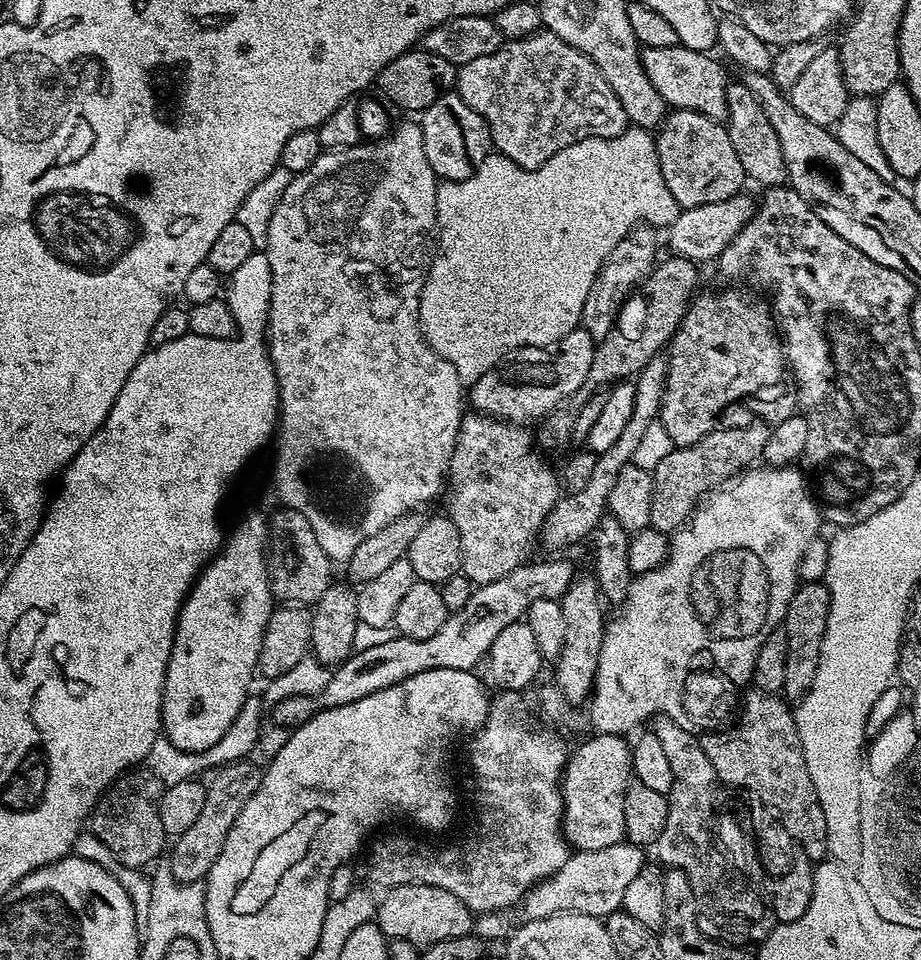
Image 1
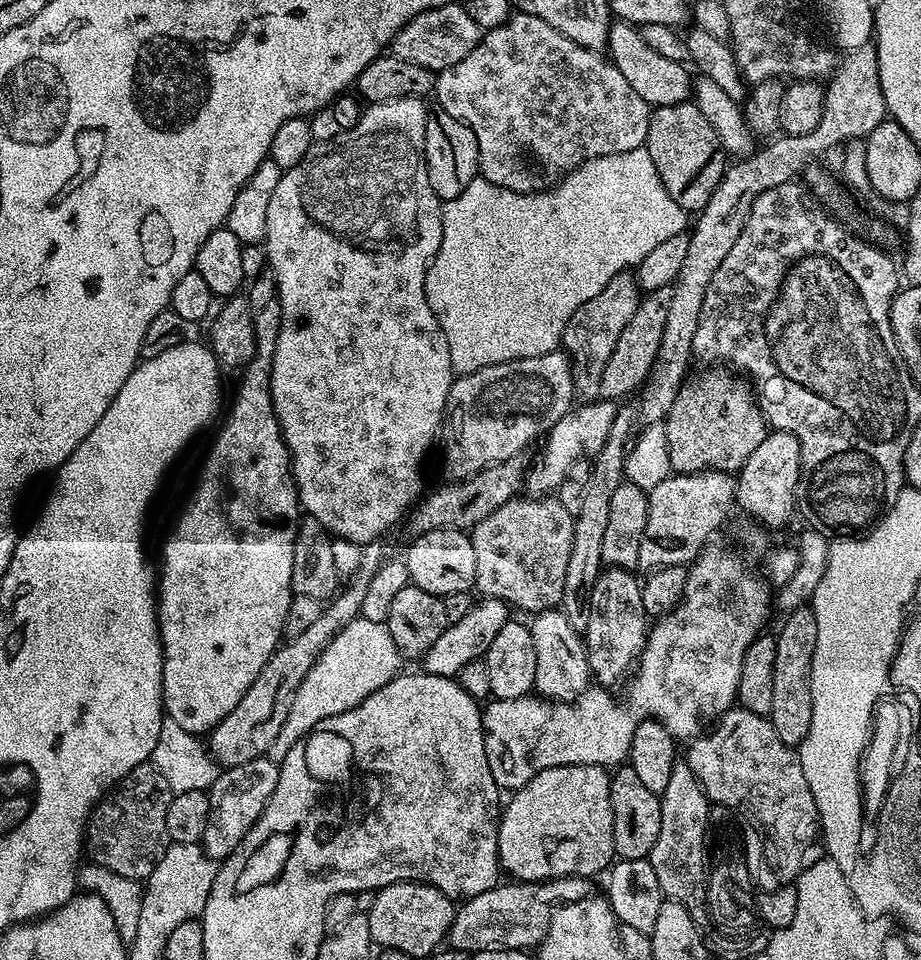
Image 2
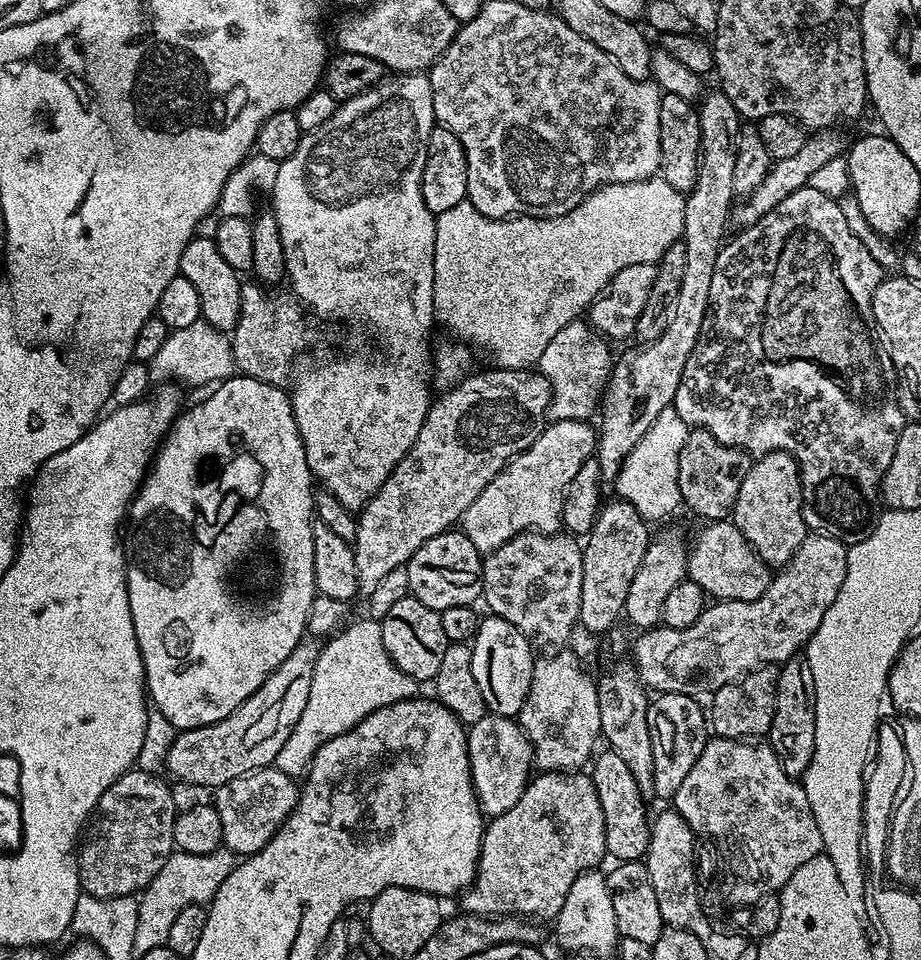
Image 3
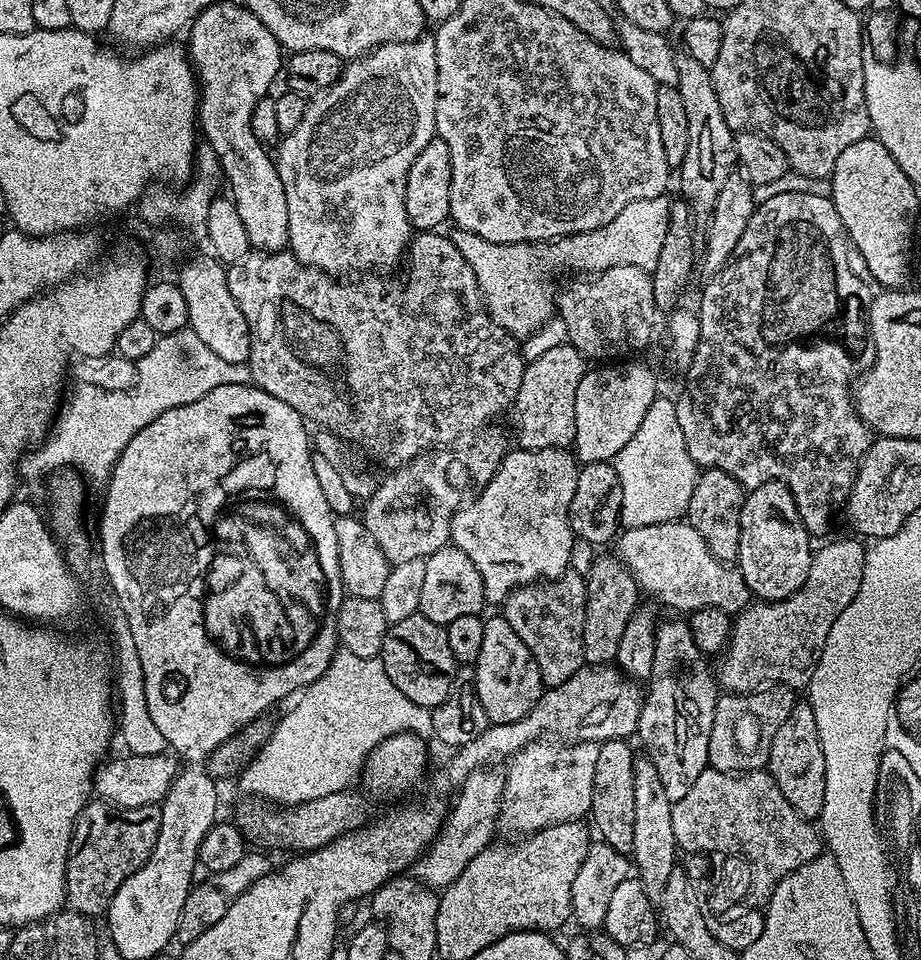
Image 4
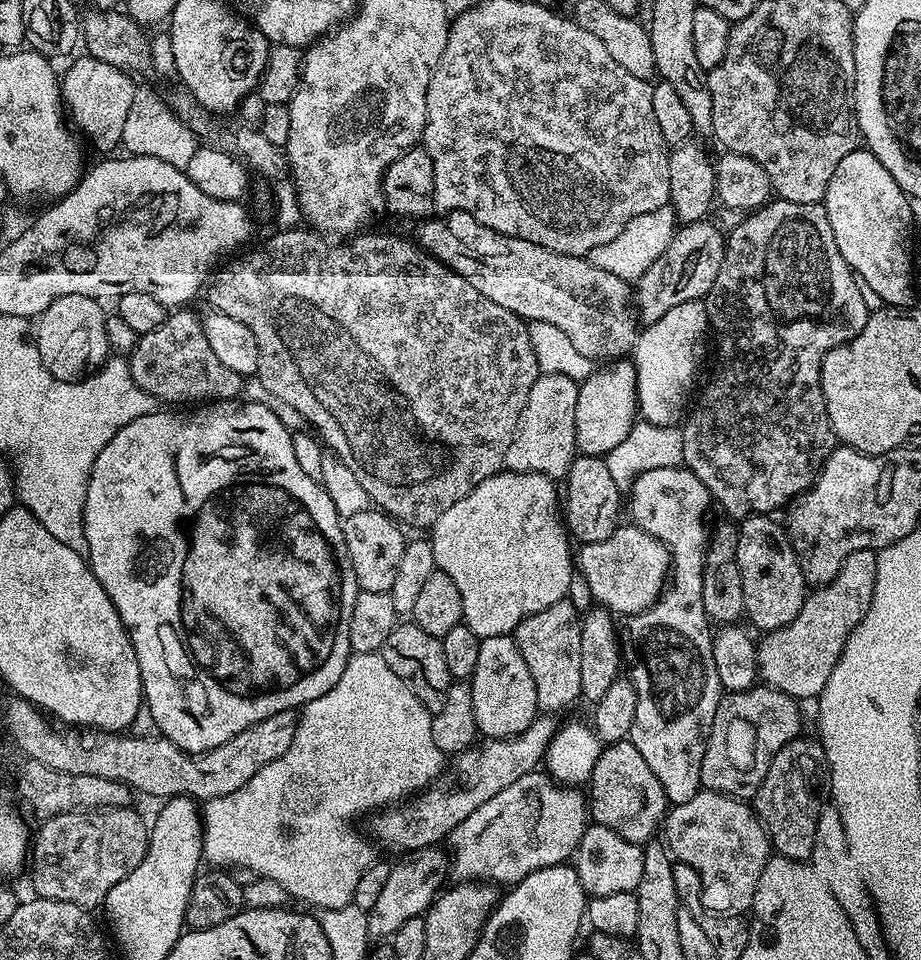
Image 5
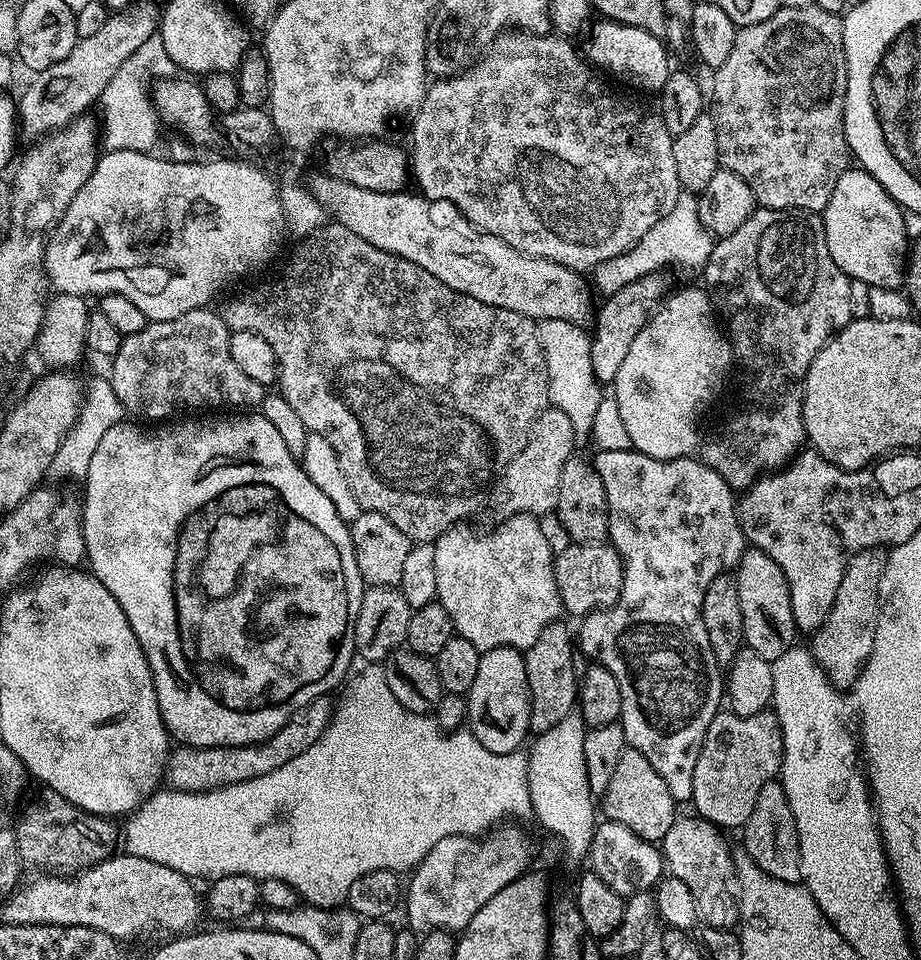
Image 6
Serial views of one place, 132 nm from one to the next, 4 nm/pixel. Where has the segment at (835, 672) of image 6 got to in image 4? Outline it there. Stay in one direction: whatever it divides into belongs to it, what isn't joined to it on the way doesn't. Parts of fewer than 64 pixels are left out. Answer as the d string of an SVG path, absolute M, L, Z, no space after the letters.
M859 539L832 540L815 549L810 562L810 574L806 574L806 582L790 598L752 602L743 612L733 619L732 633L728 639L726 651L719 657L720 665L715 665L714 676L719 687L728 694L757 692L775 684L784 684L793 690L807 689L812 681L814 670L818 666L818 658L822 658L822 650L826 646L826 638L830 635L830 626L854 602L854 594L858 594L858 586L862 586L862 570L864 569L865 545Z

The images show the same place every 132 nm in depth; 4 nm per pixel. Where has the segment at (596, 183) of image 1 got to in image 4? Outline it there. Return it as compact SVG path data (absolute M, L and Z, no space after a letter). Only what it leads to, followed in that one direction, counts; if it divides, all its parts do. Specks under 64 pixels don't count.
M664 196L658 198L646 198L642 202L630 202L630 206L626 206L626 210L622 210L622 214L618 214L618 218L614 218L614 222L606 222L606 226L602 226L598 230L590 230L582 234L574 236L564 236L561 240L549 240L538 244L495 244L494 242L486 242L486 238L478 238L478 234L470 234L469 232L457 231L454 236L455 244L462 252L462 258L466 258L466 262L470 264L470 270L474 270L474 278L478 278L478 287L484 296L484 304L488 308L488 313L494 318L494 322L498 322L498 326L502 326L517 338L523 338L534 334L545 324L546 321L553 319L554 313L558 308L558 288L552 285L552 279L555 278L556 272L572 272L568 274L599 274L610 270L614 266L638 266L639 268L652 269L658 262L658 254L662 251L662 241L666 238L666 226L668 225L668 206L669 201Z

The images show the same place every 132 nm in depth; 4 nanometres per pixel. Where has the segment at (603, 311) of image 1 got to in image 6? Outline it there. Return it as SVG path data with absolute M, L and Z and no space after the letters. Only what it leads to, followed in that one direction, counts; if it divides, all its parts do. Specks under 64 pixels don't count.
M548 406L543 412L536 415L536 420L532 423L532 429L528 435L528 444L522 446L520 453L508 463L506 470L490 489L490 496L494 504L496 500L497 517L507 518L517 516L519 512L526 512L529 516L544 518L547 512L548 515L555 513L562 466L566 466L566 462L577 451L576 444L578 444L578 438L574 434L574 428L570 426L570 418L566 418L566 414L562 414L562 410Z

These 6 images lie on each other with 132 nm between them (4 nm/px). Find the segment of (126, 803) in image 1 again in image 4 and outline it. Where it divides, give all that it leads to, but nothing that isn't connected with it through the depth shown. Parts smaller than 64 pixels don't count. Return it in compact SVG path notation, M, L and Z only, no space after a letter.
M107 802L85 804L68 847L64 891L67 907L89 918L103 917L118 888L150 858L158 841L159 820L160 810L155 804L137 808L114 808Z

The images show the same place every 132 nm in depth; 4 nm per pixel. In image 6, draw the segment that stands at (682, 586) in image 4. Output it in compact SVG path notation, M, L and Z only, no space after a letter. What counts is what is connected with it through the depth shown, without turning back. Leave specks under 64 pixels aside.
M569 543L555 553L554 578L558 582L560 602L565 613L583 618L590 612L611 608L620 596L624 585L624 562L611 543L574 544Z

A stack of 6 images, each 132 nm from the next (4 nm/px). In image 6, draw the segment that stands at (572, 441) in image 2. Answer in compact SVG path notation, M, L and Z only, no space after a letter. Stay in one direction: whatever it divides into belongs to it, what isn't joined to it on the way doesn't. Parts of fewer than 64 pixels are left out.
M519 512L517 516L509 516L499 521L493 532L488 532L485 536L479 536L476 532L464 528L468 526L457 526L446 530L435 540L436 549L434 550L434 574L438 581L436 587L436 600L446 610L446 614L450 614L450 622L452 623L455 635L466 638L466 642L472 643L481 653L489 652L495 648L519 648L527 650L530 646L534 646L534 642L538 638L538 634L542 634L542 630L546 630L546 626L557 623L562 616L562 605L560 602L560 594L558 592L558 582L554 578L554 547L548 541L548 536L544 533L544 528L539 519L529 516L526 512Z

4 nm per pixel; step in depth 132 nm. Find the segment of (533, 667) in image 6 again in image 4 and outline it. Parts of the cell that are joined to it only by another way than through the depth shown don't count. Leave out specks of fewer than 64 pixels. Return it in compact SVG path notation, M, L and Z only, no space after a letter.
M569 570L557 580L547 582L537 582L534 584L523 584L520 588L515 588L502 605L502 615L510 626L514 626L514 634L526 642L526 650L534 654L534 662L538 662L538 670L548 688L558 686L566 682L579 668L585 667L584 647L582 638L584 637L584 623L586 622L586 590L588 589L585 577L580 576L575 570Z

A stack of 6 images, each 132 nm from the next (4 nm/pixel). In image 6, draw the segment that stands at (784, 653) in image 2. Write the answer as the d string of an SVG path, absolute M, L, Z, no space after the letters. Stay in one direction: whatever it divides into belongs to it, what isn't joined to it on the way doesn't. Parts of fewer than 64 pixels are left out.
M779 779L758 790L758 802L754 802L754 810L750 810L750 818L743 826L742 835L744 848L748 851L745 852L747 859L754 861L768 876L791 884L800 880L798 830L794 826L794 814L790 814L786 790Z

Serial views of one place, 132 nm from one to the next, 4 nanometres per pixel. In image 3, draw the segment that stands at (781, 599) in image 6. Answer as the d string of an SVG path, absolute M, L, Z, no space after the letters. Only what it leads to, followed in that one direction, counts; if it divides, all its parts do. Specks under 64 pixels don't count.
M768 452L747 465L730 519L769 568L779 570L790 562L794 550L810 535L804 521L800 467L791 452Z

